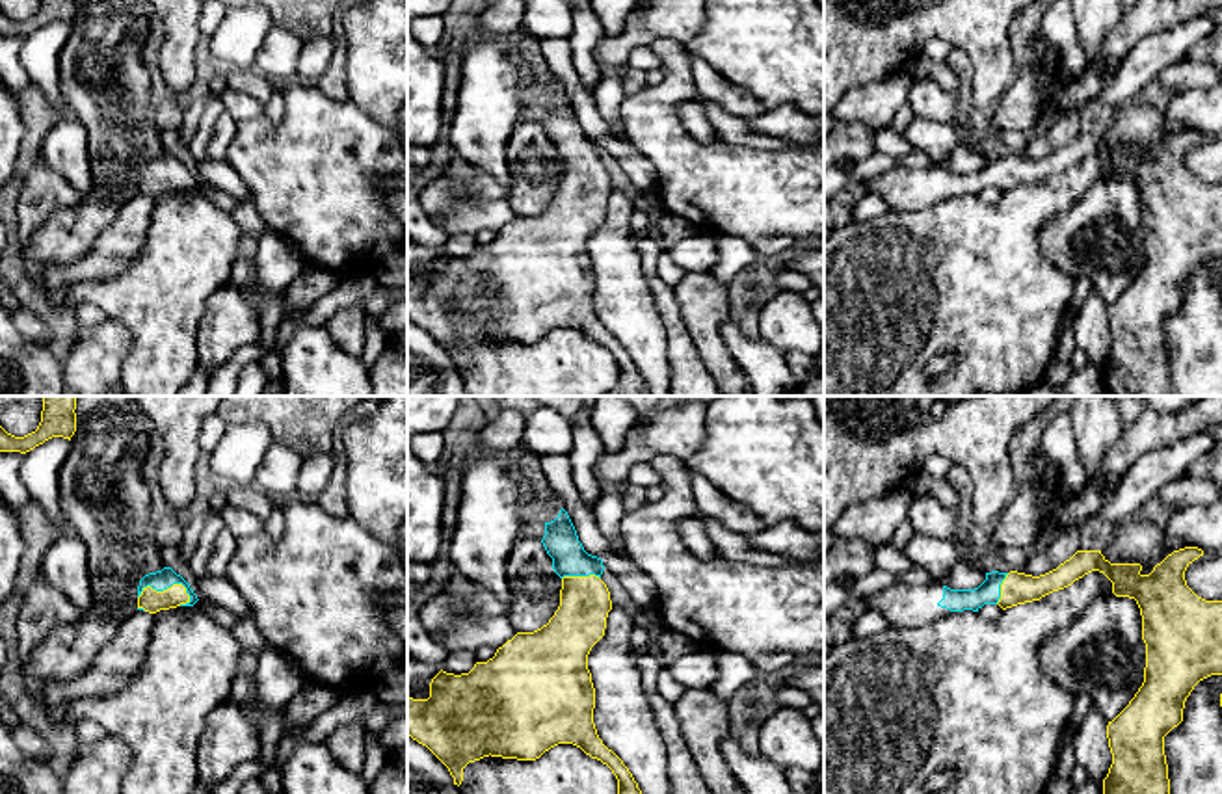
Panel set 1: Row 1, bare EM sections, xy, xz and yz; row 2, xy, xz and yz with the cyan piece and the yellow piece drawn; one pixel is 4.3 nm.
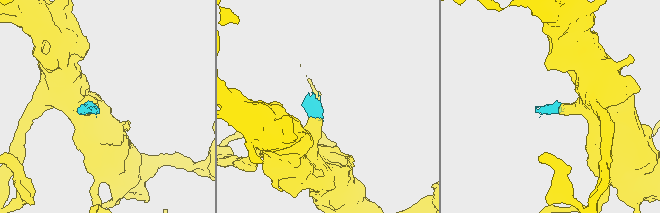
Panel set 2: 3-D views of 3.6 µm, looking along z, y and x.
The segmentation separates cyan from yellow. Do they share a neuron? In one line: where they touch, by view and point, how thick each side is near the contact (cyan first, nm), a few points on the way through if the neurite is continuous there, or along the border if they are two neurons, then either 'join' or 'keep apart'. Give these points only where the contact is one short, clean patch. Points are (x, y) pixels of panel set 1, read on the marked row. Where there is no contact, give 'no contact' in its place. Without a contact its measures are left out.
meets cyan in xy at (168, 586); 90 nm thick on the cyan side, 100 nm on the other; runs through xy (164, 579), (168, 586), (151, 601); join

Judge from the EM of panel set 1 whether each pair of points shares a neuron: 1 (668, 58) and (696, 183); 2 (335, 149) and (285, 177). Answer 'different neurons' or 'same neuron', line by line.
1: same neuron
2: same neuron

